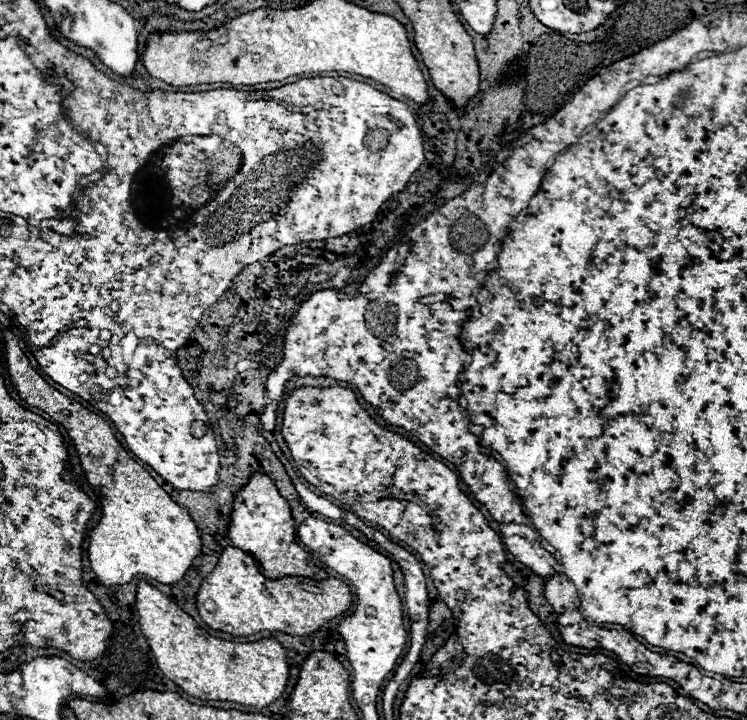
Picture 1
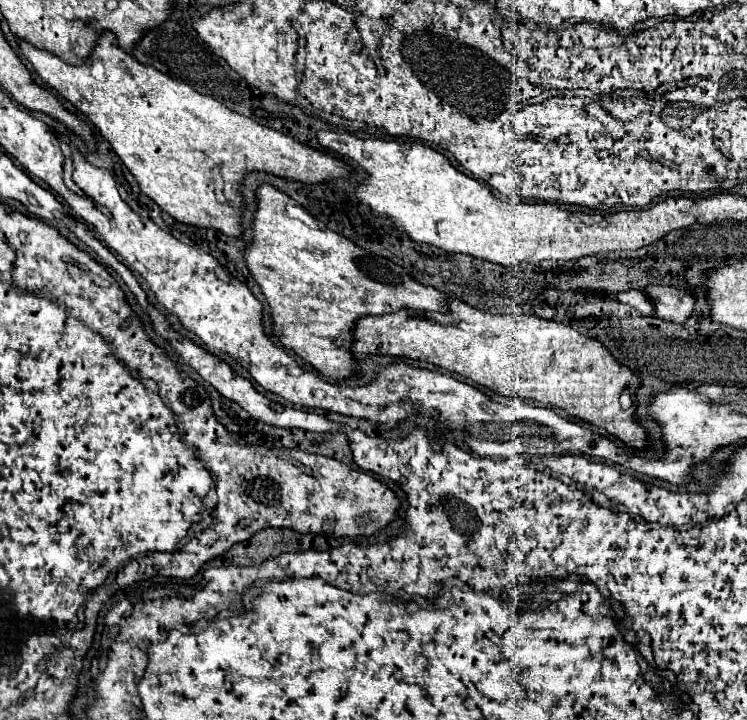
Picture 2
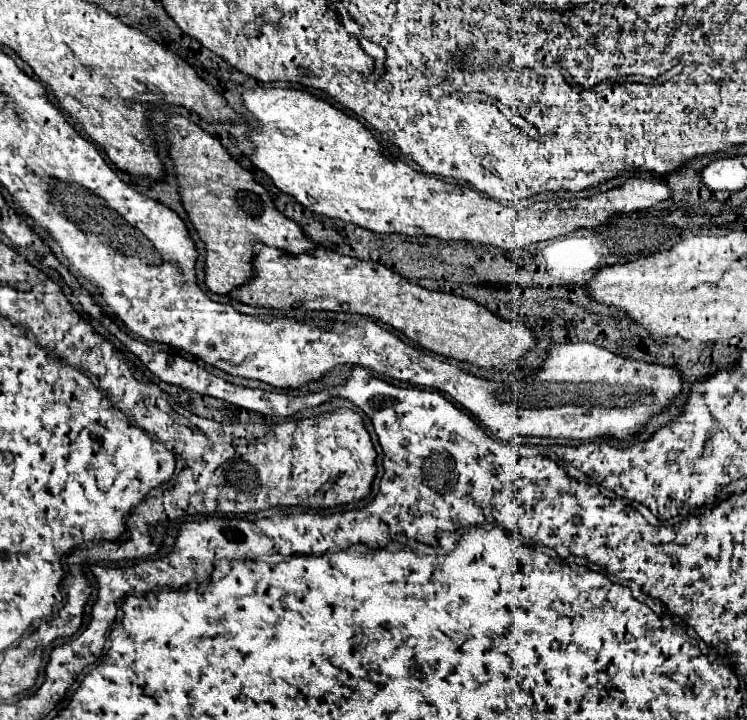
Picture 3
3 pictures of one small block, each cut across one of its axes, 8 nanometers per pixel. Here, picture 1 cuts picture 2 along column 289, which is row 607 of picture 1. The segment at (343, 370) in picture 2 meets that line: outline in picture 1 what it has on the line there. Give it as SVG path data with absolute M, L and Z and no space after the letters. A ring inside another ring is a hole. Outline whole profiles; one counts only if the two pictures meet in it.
M236 546L224 548L224 552L218 558L218 564L202 580L200 590L196 594L196 608L202 620L210 628L234 636L248 636L260 630L278 630L292 636L304 636L316 632L324 622L346 612L350 604L352 604L352 594L342 580L332 576L320 582L312 578L298 578L298 576L268 580L258 572L254 558ZM206 600L212 600L216 604L214 612L204 608Z

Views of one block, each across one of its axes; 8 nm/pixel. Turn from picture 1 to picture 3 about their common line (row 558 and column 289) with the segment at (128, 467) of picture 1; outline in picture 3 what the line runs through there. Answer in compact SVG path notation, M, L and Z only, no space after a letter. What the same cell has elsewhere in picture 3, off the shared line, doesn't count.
M256 88L256 90L248 90L246 92L246 106L252 114L252 118L260 124L260 128L256 132L250 132L250 138L256 146L256 154L252 156L252 162L256 168L260 168L262 172L266 172L272 182L286 194L294 196L302 206L306 206L308 210L312 212L318 212L322 216L328 216L328 218L340 218L344 222L352 222L360 228L368 228L372 232L378 232L378 234L404 234L404 236L432 236L432 238L438 238L438 240L466 240L466 242L478 242L478 244L488 244L488 246L498 246L498 248L504 248L504 250L516 250L516 248L524 248L528 244L536 244L536 242L544 242L544 240L552 240L552 238L558 238L558 236L564 236L564 234L570 234L574 230L580 230L580 228L596 228L600 224L604 224L608 218L612 218L614 214L630 214L630 212L640 212L640 210L648 210L652 208L654 204L658 202L664 202L664 200L670 200L672 198L672 190L662 184L662 182L656 182L656 180L638 180L638 178L630 178L626 180L626 184L622 188L614 188L614 190L608 190L608 192L600 192L592 198L582 198L582 200L550 200L550 202L534 202L532 206L522 206L522 210L514 210L510 204L504 204L504 202L492 202L490 198L482 196L480 192L472 190L470 192L462 192L460 186L456 184L448 184L444 180L438 180L436 176L428 176L428 174L422 174L414 168L410 168L408 164L404 164L402 160L388 160L388 158L381 152L380 144L372 136L372 132L365 128L356 118L344 114L342 110L334 108L332 104L312 96L310 92L304 92L304 90L282 90L282 88Z

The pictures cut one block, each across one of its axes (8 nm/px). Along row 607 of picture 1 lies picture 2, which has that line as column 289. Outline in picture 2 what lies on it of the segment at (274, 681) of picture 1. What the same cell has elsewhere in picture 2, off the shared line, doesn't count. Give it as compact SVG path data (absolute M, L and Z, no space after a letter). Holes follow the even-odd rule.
M102 32L96 38L96 46L92 50L92 56L100 58L104 64L106 70L104 82L94 80L88 62L82 66L70 66L62 62L56 54L48 50L40 50L22 38L18 38L18 48L20 54L34 66L36 74L100 130L100 134L110 142L112 150L120 156L124 166L132 172L142 192L150 196L164 212L168 212L178 222L200 226L200 228L214 228L224 232L226 236L238 236L240 206L242 206L242 198L238 194L238 182L242 180L244 172L250 170L264 170L276 176L284 176L308 184L348 176L348 166L344 162L324 152L318 152L310 146L304 146L278 130L262 126L226 108L216 98L196 92L192 86L188 86L182 80L170 78L168 74L162 74L152 66L140 64L132 54L128 54L118 46L116 36L112 32ZM216 166L220 166L220 182L222 182L220 190L214 184L214 176L212 176L212 168Z

